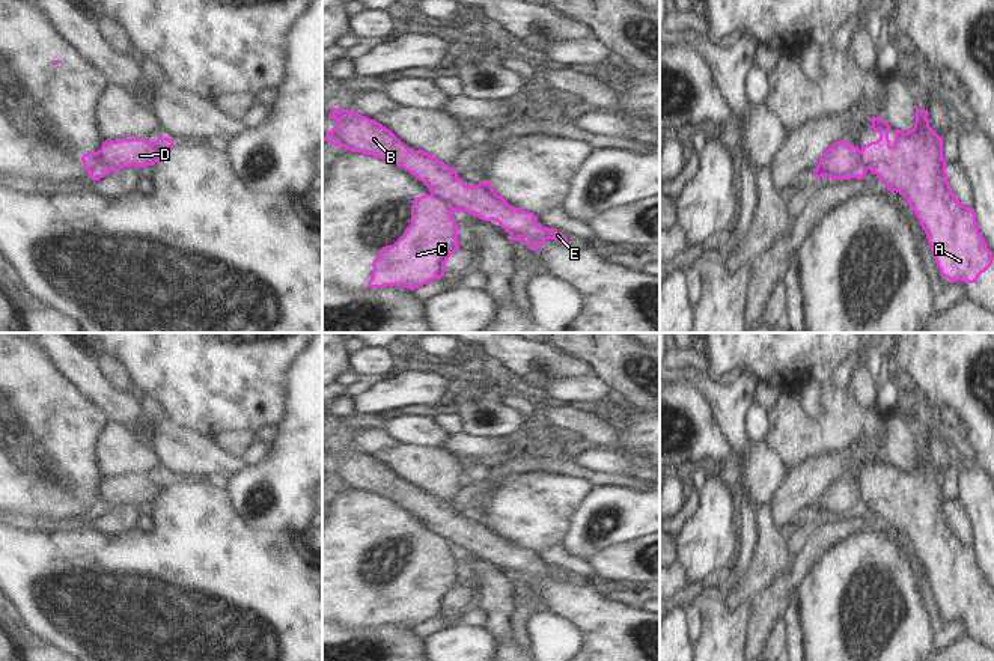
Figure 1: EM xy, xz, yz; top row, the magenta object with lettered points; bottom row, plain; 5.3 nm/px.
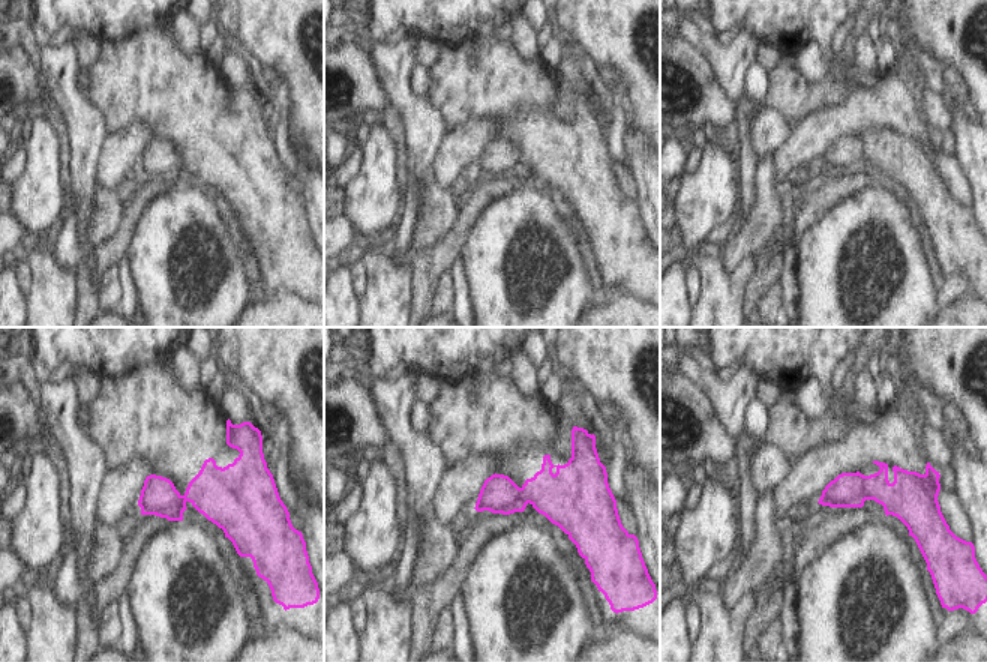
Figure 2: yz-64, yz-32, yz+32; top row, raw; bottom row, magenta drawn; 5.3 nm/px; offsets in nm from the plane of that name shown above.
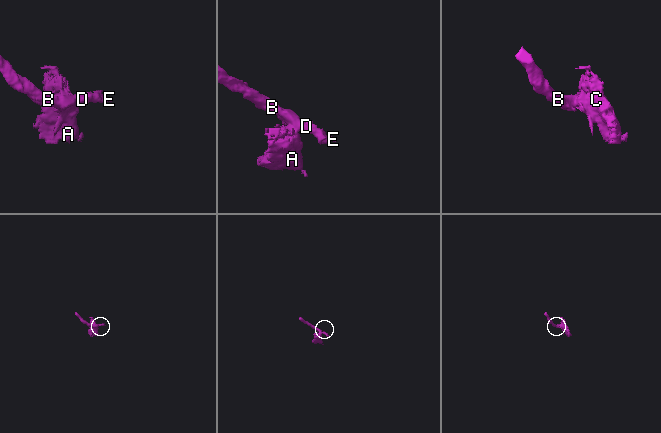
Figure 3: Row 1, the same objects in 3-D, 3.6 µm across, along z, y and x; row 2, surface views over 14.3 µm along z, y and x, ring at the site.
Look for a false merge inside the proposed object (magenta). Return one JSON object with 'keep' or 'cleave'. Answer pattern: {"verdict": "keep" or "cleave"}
{"verdict": "cleave"}

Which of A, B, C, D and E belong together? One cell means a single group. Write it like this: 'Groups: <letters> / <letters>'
Groups: A C / B D E

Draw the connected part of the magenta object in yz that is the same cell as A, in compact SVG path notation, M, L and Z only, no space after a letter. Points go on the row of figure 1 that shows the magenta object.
M916 108L914 128L907 133L895 129L893 145L889 140L890 125L880 117L869 117L869 120L880 139L861 146L861 163L880 178L889 191L896 191L907 199L926 233L940 276L952 283L958 280L976 283L979 276L992 265L992 251L979 232L974 209L964 206L950 190L946 176L947 163L943 157L943 137L929 126L928 110Z

